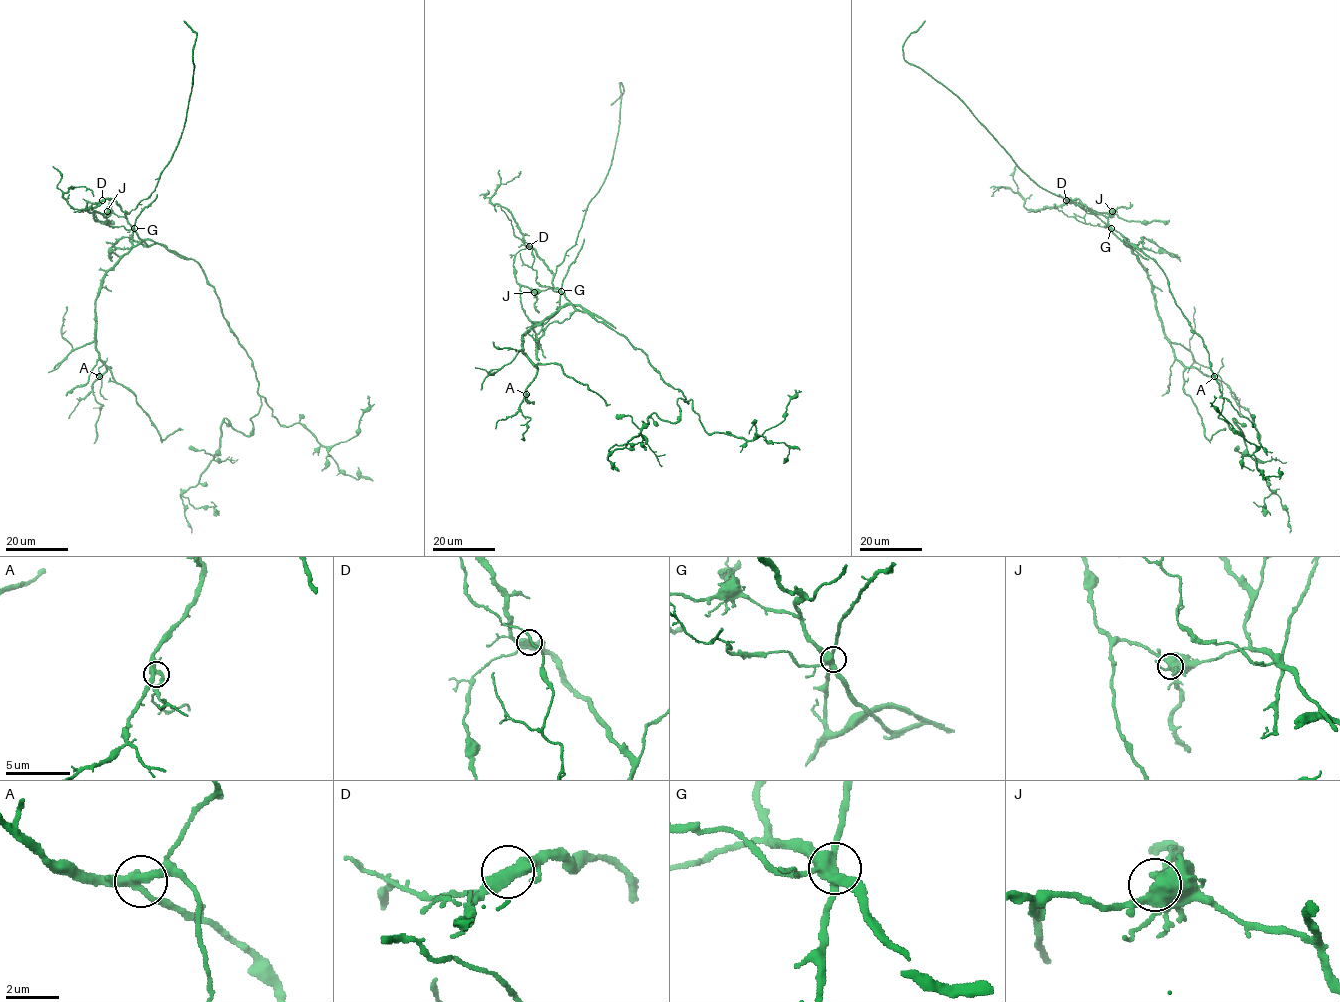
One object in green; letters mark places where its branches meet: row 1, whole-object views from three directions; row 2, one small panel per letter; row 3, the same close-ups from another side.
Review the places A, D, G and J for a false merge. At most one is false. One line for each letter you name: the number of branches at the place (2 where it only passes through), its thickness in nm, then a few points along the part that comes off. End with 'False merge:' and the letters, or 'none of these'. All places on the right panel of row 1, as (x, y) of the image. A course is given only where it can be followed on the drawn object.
G: 5 branches meet; 440 nm thick; foreign part runs (1111, 228), (1147, 273), (1204, 435), (1209, 440), (1224, 429)
False merge: G

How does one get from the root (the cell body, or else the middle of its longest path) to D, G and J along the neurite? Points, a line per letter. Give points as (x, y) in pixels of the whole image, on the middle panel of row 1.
D: (619, 333), (596, 321), (580, 306), (573, 305), (554, 288), (553, 273), (529, 246)
G: (619, 333), (596, 321), (580, 306), (573, 305), (561, 291)
J: (619, 333), (596, 321), (580, 306), (573, 305), (556, 288), (534, 292)

